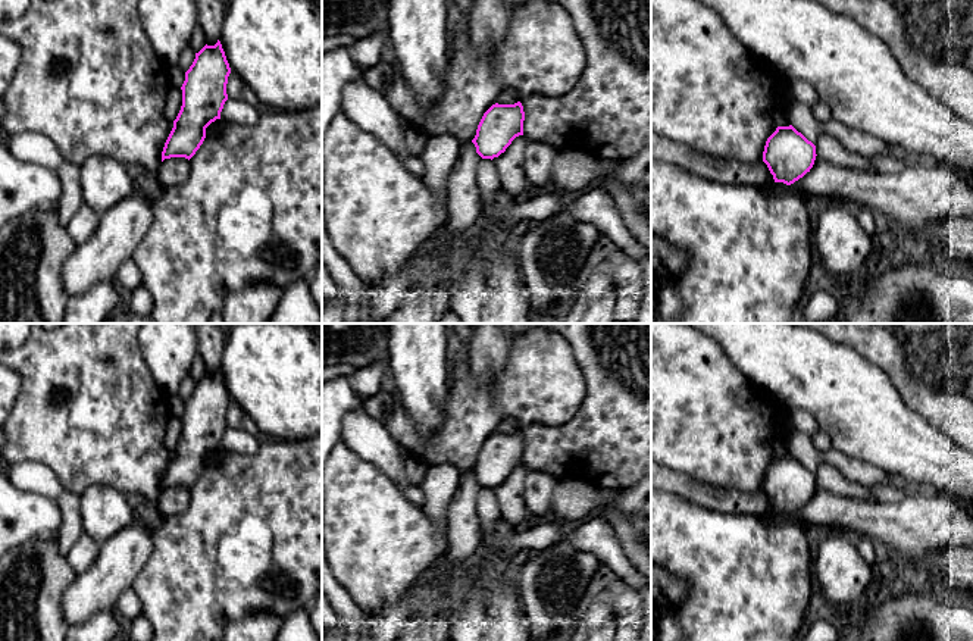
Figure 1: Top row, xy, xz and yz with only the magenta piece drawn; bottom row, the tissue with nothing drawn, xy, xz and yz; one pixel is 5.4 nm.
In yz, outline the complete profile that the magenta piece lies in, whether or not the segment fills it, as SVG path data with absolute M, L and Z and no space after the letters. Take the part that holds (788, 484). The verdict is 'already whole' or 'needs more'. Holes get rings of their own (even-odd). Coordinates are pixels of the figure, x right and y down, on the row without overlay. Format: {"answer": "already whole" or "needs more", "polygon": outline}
{"answer": "needs more", "polygon": "M792 454L778 456L763 481L763 491L776 512L773 519L786 520L791 513L810 501L816 485L816 475Z"}

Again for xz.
{"answer": "already whole", "polygon": "M520 431L492 434L482 445L472 472L482 488L498 487L511 470L523 465L525 441Z"}

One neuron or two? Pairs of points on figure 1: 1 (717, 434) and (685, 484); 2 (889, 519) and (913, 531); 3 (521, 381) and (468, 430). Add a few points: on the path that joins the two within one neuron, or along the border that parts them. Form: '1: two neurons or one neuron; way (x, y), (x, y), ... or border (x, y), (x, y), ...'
1: two neurons; border (666, 466), (722, 488)
2: one neuron; way (895, 525), (907, 525)
3: one neuron; way (507, 394), (498, 399), (481, 416)

